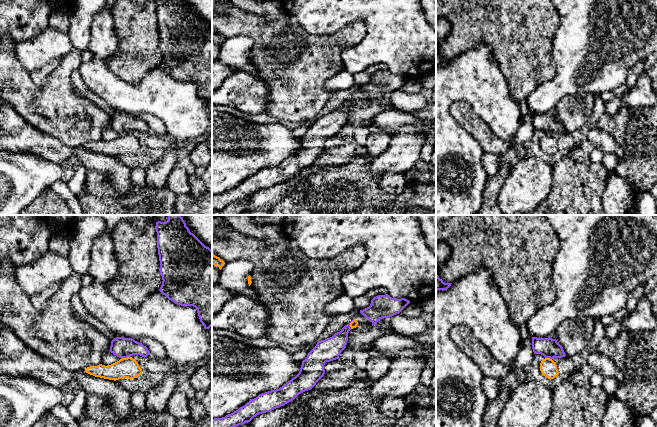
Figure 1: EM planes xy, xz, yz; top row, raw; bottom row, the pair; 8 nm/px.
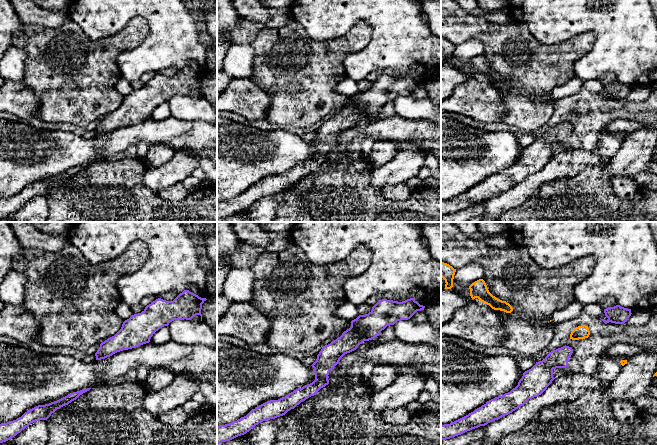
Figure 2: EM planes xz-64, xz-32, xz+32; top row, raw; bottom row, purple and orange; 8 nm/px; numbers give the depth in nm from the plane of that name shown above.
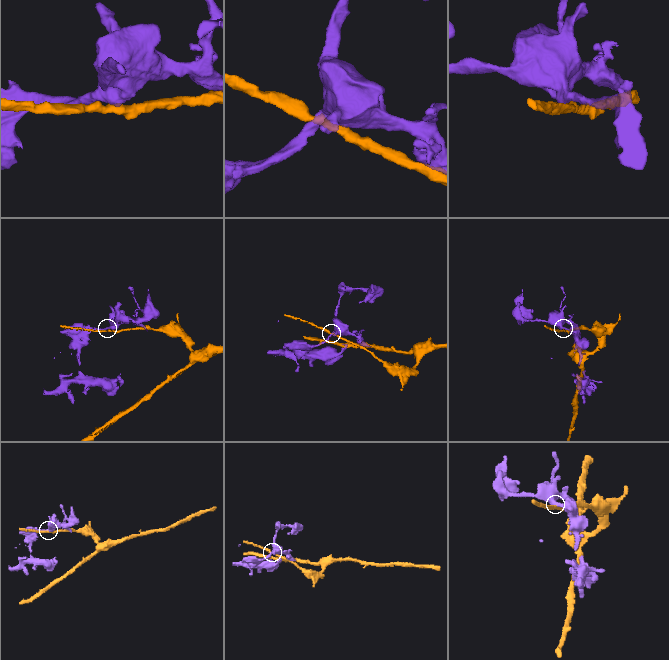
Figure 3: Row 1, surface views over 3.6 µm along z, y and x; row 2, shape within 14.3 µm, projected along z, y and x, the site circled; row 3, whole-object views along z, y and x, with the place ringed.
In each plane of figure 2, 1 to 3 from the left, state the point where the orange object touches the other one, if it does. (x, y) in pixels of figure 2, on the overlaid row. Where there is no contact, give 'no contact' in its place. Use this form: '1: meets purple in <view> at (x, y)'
1: no contact
2: no contact
3: no contact

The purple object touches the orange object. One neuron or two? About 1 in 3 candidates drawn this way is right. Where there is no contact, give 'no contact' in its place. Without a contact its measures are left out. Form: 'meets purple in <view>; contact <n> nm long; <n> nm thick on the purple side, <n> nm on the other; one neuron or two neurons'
meets purple in xy; contact 80 nm long; 160 nm thick on the purple side, 160 nm on the other; two neurons

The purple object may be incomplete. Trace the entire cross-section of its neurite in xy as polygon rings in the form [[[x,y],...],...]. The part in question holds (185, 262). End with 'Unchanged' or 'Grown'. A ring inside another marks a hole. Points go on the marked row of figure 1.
[[[168,215],[166,222],[156,222],[155,229],[163,280],[159,291],[177,305],[195,307],[200,322],[209,329],[212,326],[212,250],[190,232],[180,215]]]. Unchanged

